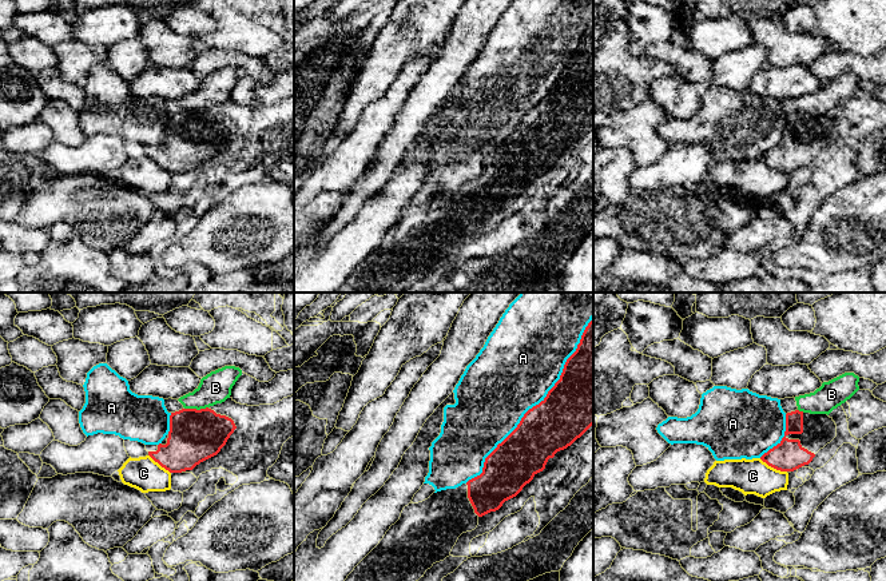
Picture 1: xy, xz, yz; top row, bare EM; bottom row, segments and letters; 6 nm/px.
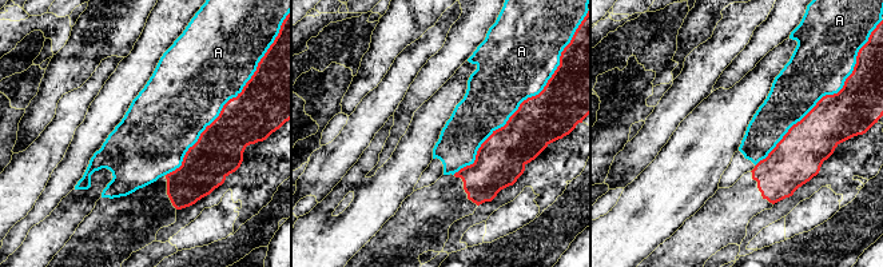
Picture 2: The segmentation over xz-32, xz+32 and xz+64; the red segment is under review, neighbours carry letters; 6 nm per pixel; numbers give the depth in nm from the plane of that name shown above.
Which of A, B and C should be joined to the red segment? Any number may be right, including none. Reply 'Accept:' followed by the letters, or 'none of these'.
Accept: none of these

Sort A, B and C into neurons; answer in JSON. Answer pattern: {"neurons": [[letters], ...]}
{"neurons": [["A"], ["B"], ["C"]]}

